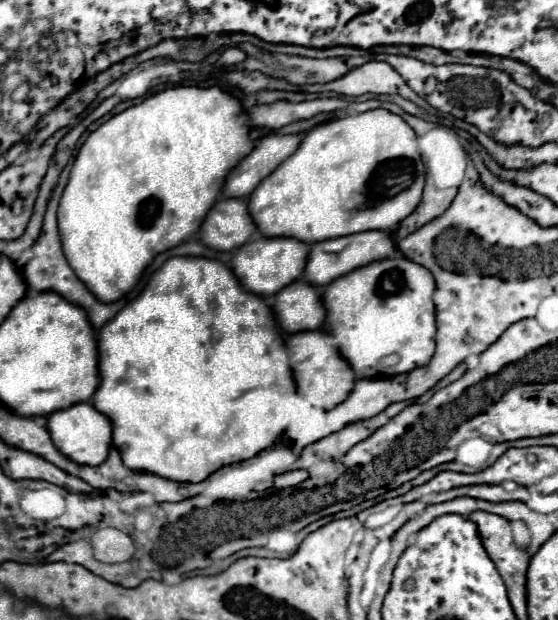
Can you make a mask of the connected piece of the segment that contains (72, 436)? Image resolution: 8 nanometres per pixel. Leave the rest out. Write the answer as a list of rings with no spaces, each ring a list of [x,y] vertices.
[[[78,403],[48,415],[46,429],[56,449],[60,449],[60,453],[66,459],[78,465],[100,465],[108,457],[108,449],[112,441],[112,425],[108,425],[108,417],[104,417],[102,413],[96,413],[96,409],[92,409],[90,403]]]

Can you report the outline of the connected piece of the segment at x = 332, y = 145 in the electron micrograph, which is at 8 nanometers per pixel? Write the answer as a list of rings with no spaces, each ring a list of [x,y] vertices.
[[[386,109],[332,119],[302,133],[300,147],[282,161],[248,197],[248,213],[262,237],[292,237],[304,243],[336,239],[360,231],[394,231],[422,199],[424,165],[416,145],[416,133],[400,117]]]

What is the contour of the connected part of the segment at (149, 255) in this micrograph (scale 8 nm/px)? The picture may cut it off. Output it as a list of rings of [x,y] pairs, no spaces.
[[[174,87],[150,95],[138,105],[102,123],[80,147],[58,207],[62,249],[74,273],[102,303],[128,293],[152,259],[200,229],[200,221],[222,191],[224,177],[256,145],[248,135],[240,103],[218,87]]]

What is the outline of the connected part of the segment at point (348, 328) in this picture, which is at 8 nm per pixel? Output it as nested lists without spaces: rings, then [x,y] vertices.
[[[402,255],[386,257],[362,265],[338,279],[322,291],[322,305],[326,309],[324,329],[336,341],[340,355],[352,365],[352,371],[358,379],[370,379],[376,375],[400,375],[412,371],[416,367],[428,365],[434,355],[434,337],[436,337],[436,323],[434,323],[434,277],[422,265],[408,261]]]

